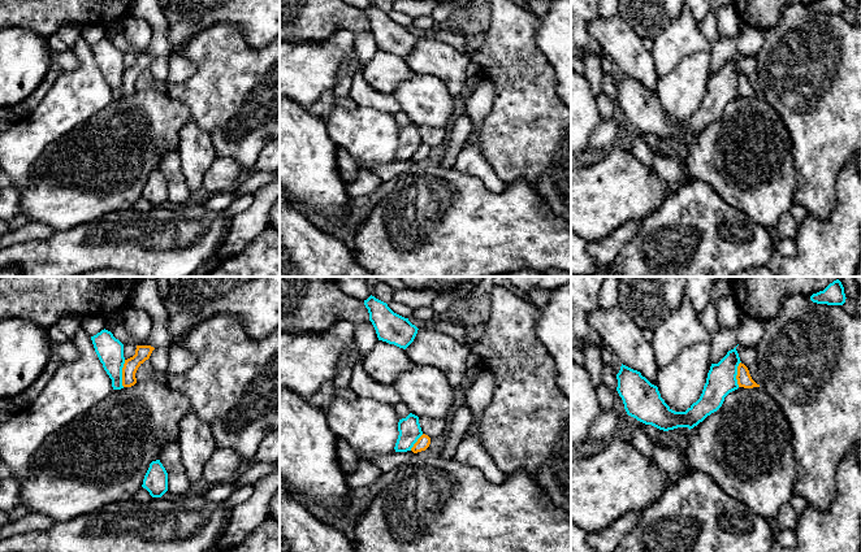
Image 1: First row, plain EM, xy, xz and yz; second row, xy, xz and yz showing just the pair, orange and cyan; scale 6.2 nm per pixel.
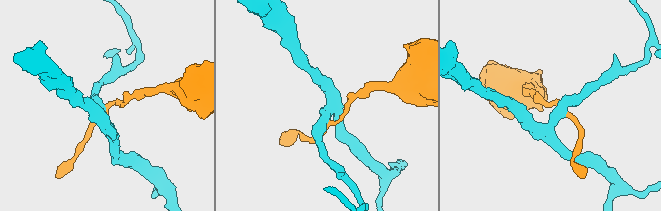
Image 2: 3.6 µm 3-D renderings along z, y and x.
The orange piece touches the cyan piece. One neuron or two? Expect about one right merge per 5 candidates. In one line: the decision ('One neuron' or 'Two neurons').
Two neurons

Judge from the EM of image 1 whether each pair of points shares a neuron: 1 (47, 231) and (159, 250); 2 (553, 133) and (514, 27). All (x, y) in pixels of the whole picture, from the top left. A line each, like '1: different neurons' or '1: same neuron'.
1: different neurons
2: same neuron

